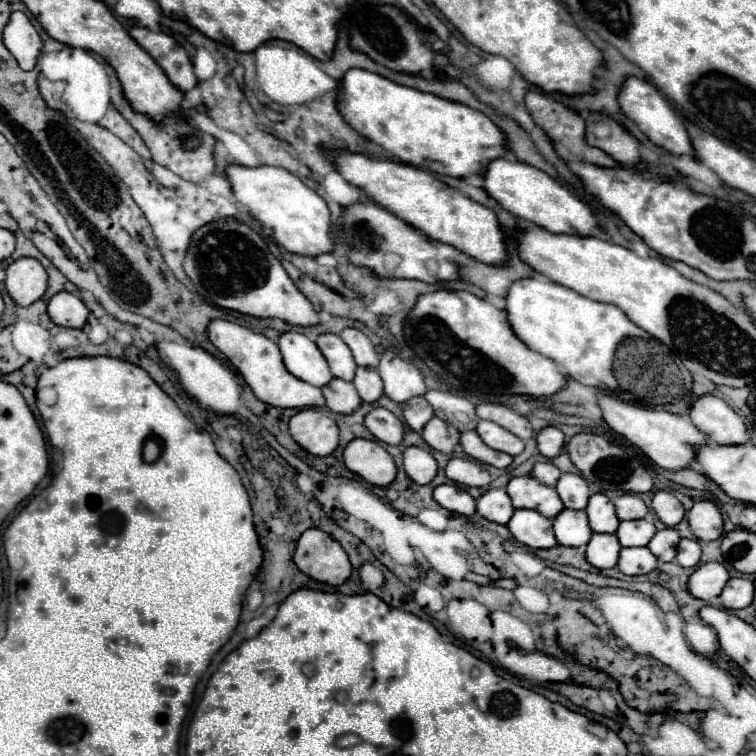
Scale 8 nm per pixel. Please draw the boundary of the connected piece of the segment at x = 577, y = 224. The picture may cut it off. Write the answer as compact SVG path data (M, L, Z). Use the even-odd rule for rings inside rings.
M497 157L487 163L487 171L483 175L483 189L487 189L489 197L493 197L503 209L513 213L519 219L535 223L551 233L565 235L601 235L595 215L589 207L575 195L571 195L565 187L561 187L547 173L521 163L511 161L507 157Z

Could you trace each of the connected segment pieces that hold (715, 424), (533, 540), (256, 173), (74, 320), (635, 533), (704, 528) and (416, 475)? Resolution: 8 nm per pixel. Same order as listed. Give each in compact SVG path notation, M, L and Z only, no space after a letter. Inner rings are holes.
M701 395L693 401L689 419L703 431L711 443L741 445L749 441L749 433L741 417L717 395Z
M517 509L507 523L511 535L533 549L551 549L557 545L553 535L553 521L539 515L539 511L531 509Z
M227 165L227 179L231 183L233 195L239 203L243 203L249 213L269 227L277 243L291 253L299 255L321 255L333 249L333 237L329 233L329 209L321 195L317 195L311 187L307 187L299 177L281 167L261 165L261 167L245 167L245 165Z
M67 291L57 293L49 301L47 313L51 321L61 327L83 327L89 317L89 309L83 305L83 301Z
M637 519L637 521L621 521L615 535L619 537L619 543L623 547L645 547L655 533L657 529L653 521Z
M697 501L687 519L699 541L715 541L723 535L723 517L713 501Z
M419 447L405 449L403 467L405 467L407 475L419 485L431 483L433 477L437 475L437 461L433 459L433 455L429 451L419 449Z

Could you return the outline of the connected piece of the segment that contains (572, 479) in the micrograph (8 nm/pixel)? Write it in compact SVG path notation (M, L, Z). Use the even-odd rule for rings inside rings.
M573 473L561 475L555 489L567 509L585 509L587 499L591 497L587 481L581 475L573 475Z

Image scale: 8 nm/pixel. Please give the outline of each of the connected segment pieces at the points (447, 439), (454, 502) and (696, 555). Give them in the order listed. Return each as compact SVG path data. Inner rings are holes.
M433 417L433 419L425 425L425 429L423 429L423 433L421 433L421 437L425 439L425 443L427 443L429 447L441 451L441 453L453 453L455 447L459 445L459 435L461 435L461 433L459 433L455 427L451 427L449 423L445 423L445 421L439 419L439 417Z
M439 485L439 487L435 487L433 497L441 507L445 507L453 513L459 513L465 517L475 515L475 499L457 485Z
M681 539L679 543L679 553L677 553L677 563L681 567L695 567L701 559L701 547L693 539Z

